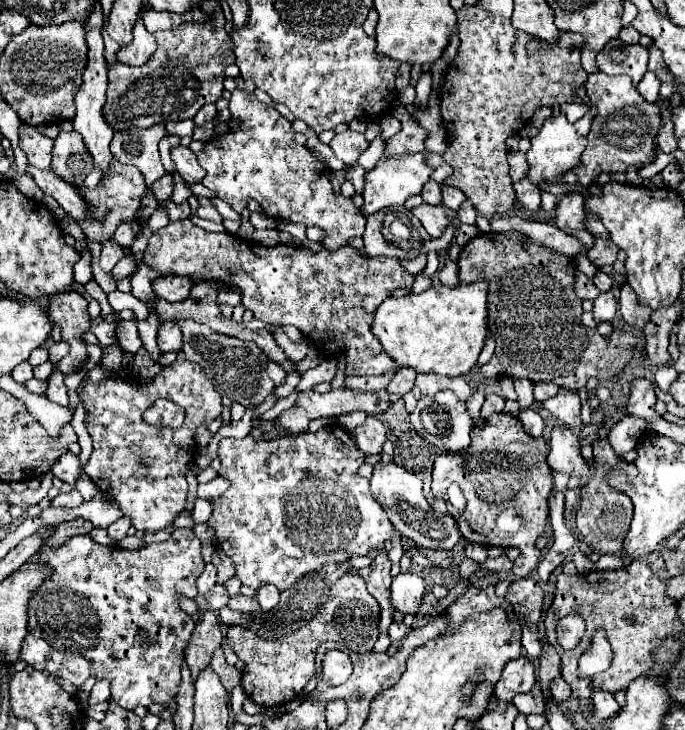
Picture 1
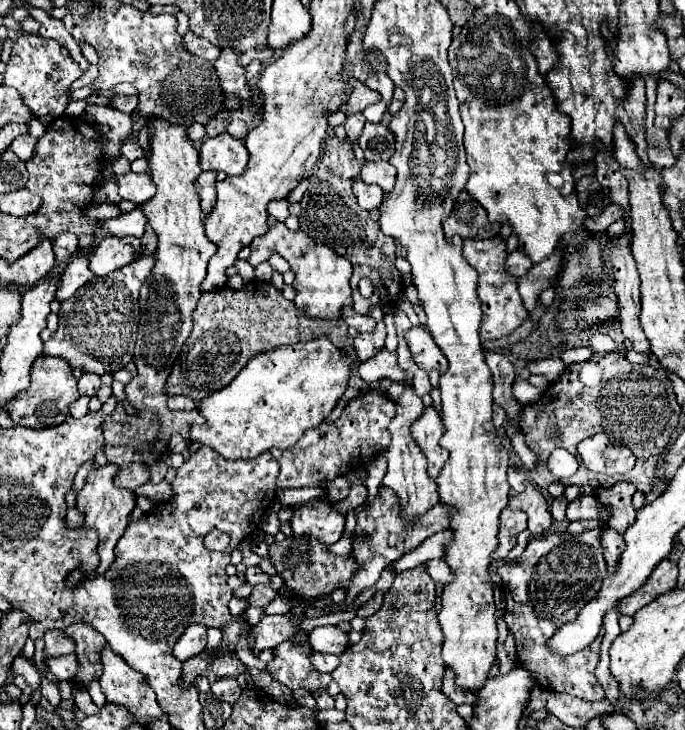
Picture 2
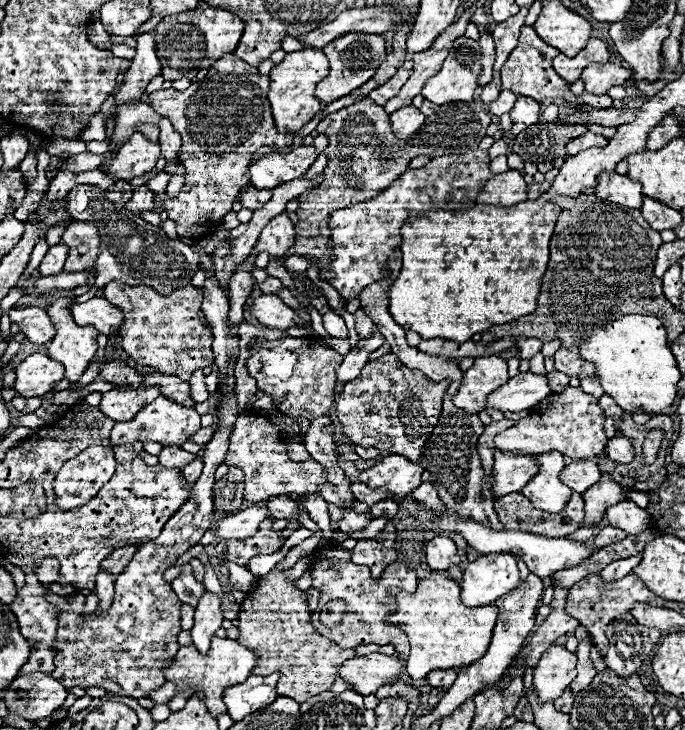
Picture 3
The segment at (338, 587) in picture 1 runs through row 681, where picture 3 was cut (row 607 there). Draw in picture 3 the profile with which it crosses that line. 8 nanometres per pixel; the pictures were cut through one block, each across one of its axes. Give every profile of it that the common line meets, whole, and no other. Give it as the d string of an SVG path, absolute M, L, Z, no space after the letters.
M292 568L270 570L266 576L260 576L254 590L246 594L240 620L240 638L244 646L250 646L258 654L258 664L252 670L256 676L268 676L280 672L280 682L276 686L280 696L288 696L298 704L308 698L328 692L336 678L340 678L340 666L356 658L356 650L344 650L332 640L314 632L310 624L308 594L296 588L296 580L288 580Z

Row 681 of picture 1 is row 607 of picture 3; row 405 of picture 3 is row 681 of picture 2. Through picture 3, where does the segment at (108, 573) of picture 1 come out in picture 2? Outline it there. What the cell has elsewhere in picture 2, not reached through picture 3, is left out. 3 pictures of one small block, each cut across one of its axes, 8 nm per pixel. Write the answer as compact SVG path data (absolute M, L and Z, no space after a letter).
M220 678L212 684L210 690L214 692L216 698L220 698L222 702L228 702L228 704L236 704L236 700L242 694L242 688L238 686L238 682L234 678Z

